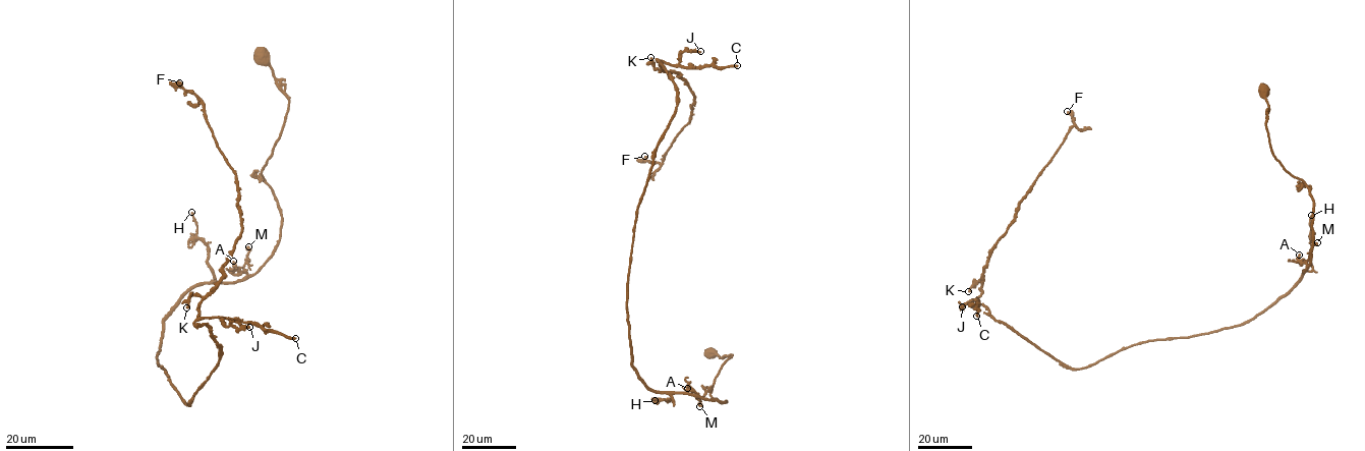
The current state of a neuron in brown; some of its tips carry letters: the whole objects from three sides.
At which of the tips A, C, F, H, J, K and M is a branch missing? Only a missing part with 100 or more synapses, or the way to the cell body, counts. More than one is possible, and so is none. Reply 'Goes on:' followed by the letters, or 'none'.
Goes on: C

